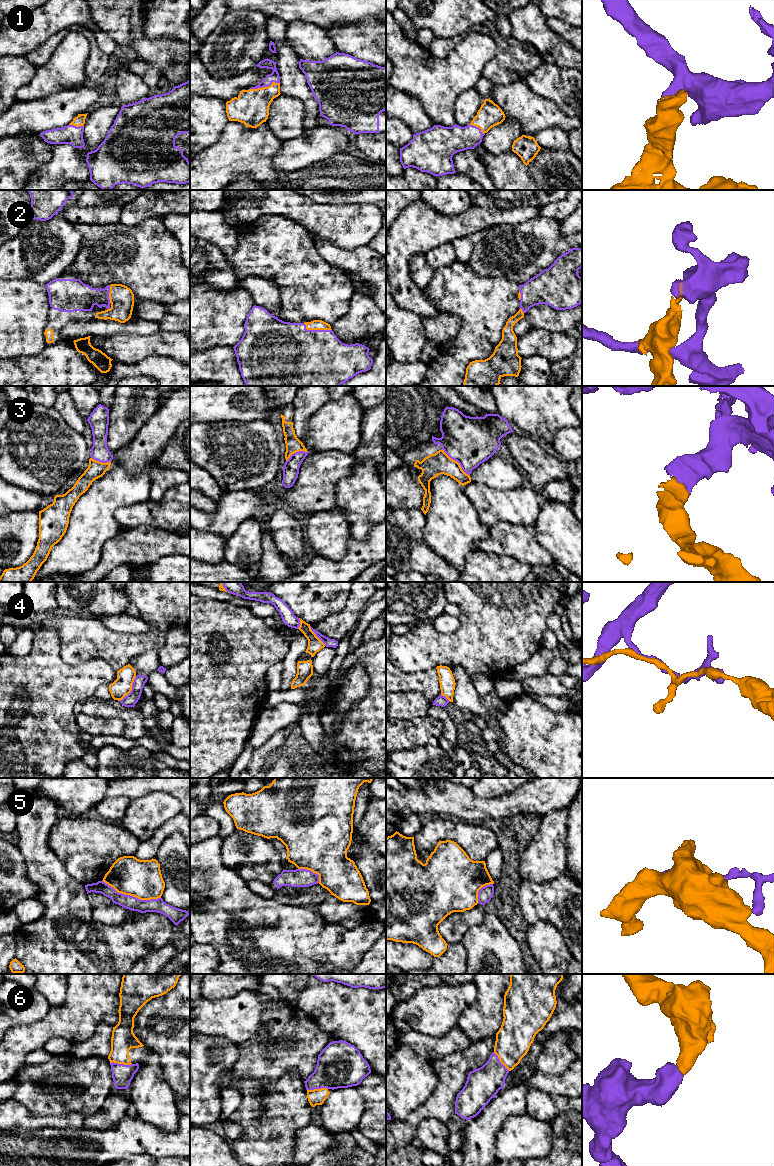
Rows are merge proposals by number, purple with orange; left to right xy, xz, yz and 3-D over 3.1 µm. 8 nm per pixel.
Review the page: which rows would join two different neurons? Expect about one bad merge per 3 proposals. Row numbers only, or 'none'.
4, 5

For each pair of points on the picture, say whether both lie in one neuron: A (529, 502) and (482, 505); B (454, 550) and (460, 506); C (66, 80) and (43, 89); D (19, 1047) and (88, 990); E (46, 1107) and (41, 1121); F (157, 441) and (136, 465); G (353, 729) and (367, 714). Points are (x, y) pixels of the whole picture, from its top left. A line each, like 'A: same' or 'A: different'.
A: same
B: same
C: same
D: same
E: different
F: same
G: same

